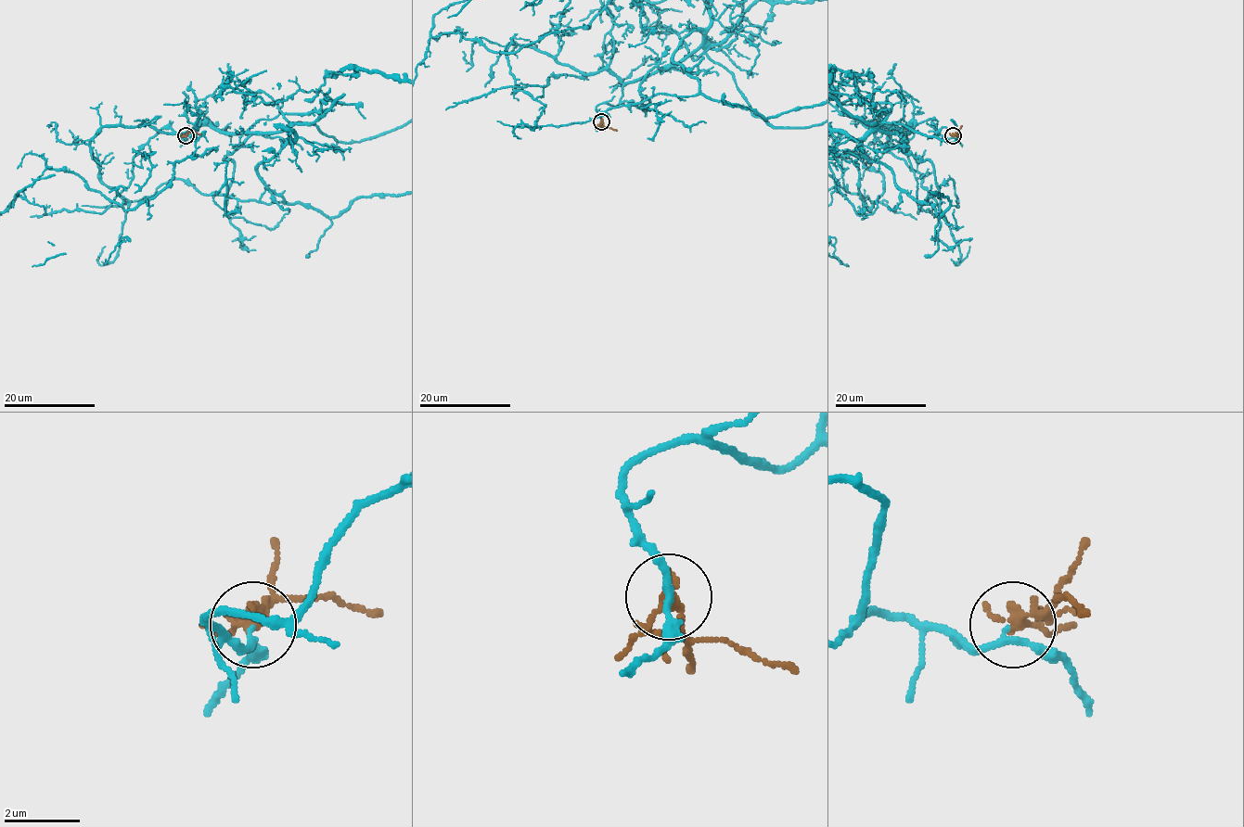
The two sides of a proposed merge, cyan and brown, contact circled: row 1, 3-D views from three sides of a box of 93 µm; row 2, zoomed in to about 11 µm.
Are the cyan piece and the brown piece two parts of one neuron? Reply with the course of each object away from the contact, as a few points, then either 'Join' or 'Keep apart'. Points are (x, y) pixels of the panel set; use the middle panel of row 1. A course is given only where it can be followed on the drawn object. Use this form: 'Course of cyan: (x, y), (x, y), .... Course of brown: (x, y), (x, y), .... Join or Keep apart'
Course of cyan: (601, 120), (596, 107), (617, 105), (622, 87), (702, 47), (755, 115), (819, 125). Course of brown: (601, 121), (617, 131). Keep apart

